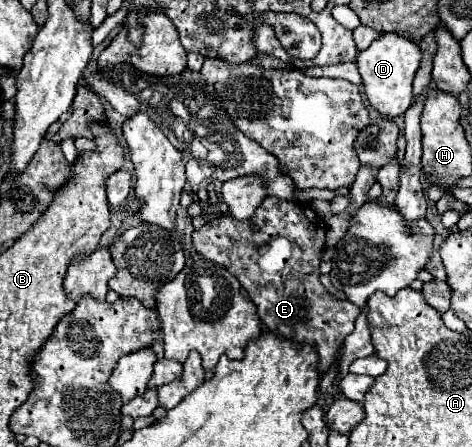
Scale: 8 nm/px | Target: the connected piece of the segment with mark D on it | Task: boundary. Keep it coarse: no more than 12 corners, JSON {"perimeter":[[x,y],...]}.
{"perimeter":[[383,33],[357,57],[367,101],[395,119],[413,103],[417,43]]}

